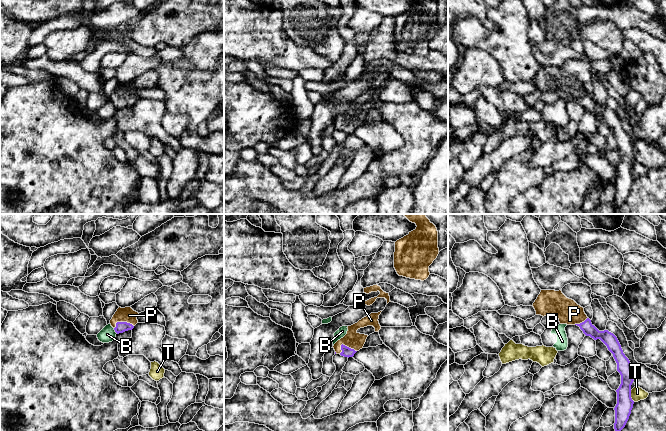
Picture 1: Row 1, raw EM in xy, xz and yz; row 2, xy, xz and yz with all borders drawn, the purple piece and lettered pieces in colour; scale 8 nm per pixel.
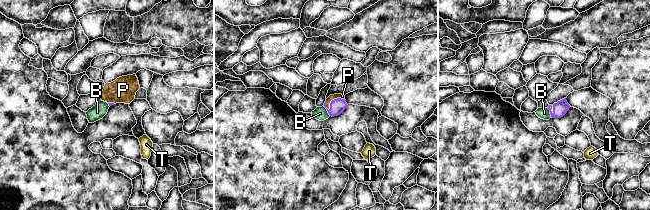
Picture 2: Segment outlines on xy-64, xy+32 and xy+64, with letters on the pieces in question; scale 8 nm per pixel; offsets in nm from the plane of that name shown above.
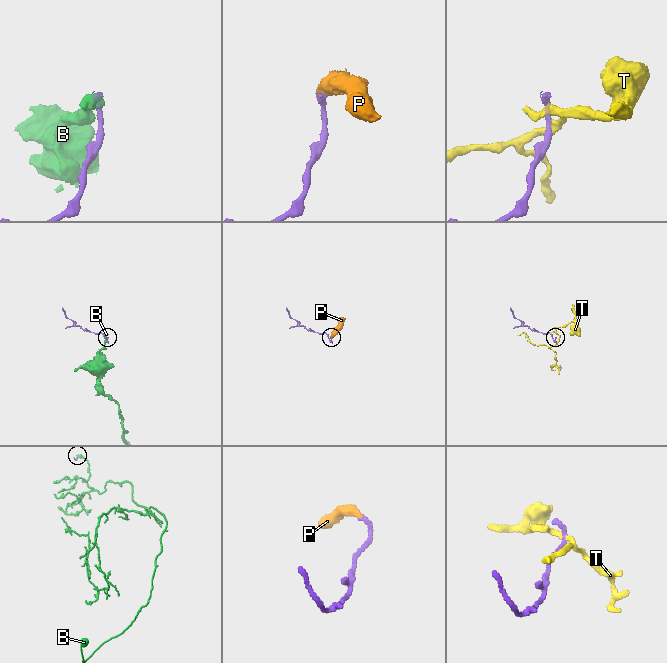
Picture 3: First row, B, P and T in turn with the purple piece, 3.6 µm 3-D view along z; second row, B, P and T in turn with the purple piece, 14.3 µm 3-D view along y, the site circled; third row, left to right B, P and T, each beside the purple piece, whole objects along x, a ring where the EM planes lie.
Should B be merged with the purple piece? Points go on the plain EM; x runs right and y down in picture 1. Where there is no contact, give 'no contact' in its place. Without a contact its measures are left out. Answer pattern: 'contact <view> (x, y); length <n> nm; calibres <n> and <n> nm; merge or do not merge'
contact xy (115, 107); length 60 nm; calibres 90 and 120 nm; do not merge

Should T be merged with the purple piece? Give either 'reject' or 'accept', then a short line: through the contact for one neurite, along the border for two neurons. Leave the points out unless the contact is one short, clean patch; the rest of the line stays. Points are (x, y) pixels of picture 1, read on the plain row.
reject; line yz (630, 166), (630, 172), (634, 177)

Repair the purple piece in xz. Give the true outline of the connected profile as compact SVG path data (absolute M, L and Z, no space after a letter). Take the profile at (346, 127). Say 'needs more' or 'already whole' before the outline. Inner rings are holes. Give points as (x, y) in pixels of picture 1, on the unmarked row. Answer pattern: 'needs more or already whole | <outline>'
needs more | M382 87L378 89L371 89L370 91L359 96L357 99L348 102L347 110L338 116L333 122L336 130L349 134L353 133L357 127L362 125L368 111L360 110L357 106L367 102L373 102L375 104L375 108L379 108L381 102L378 95L381 88Z

